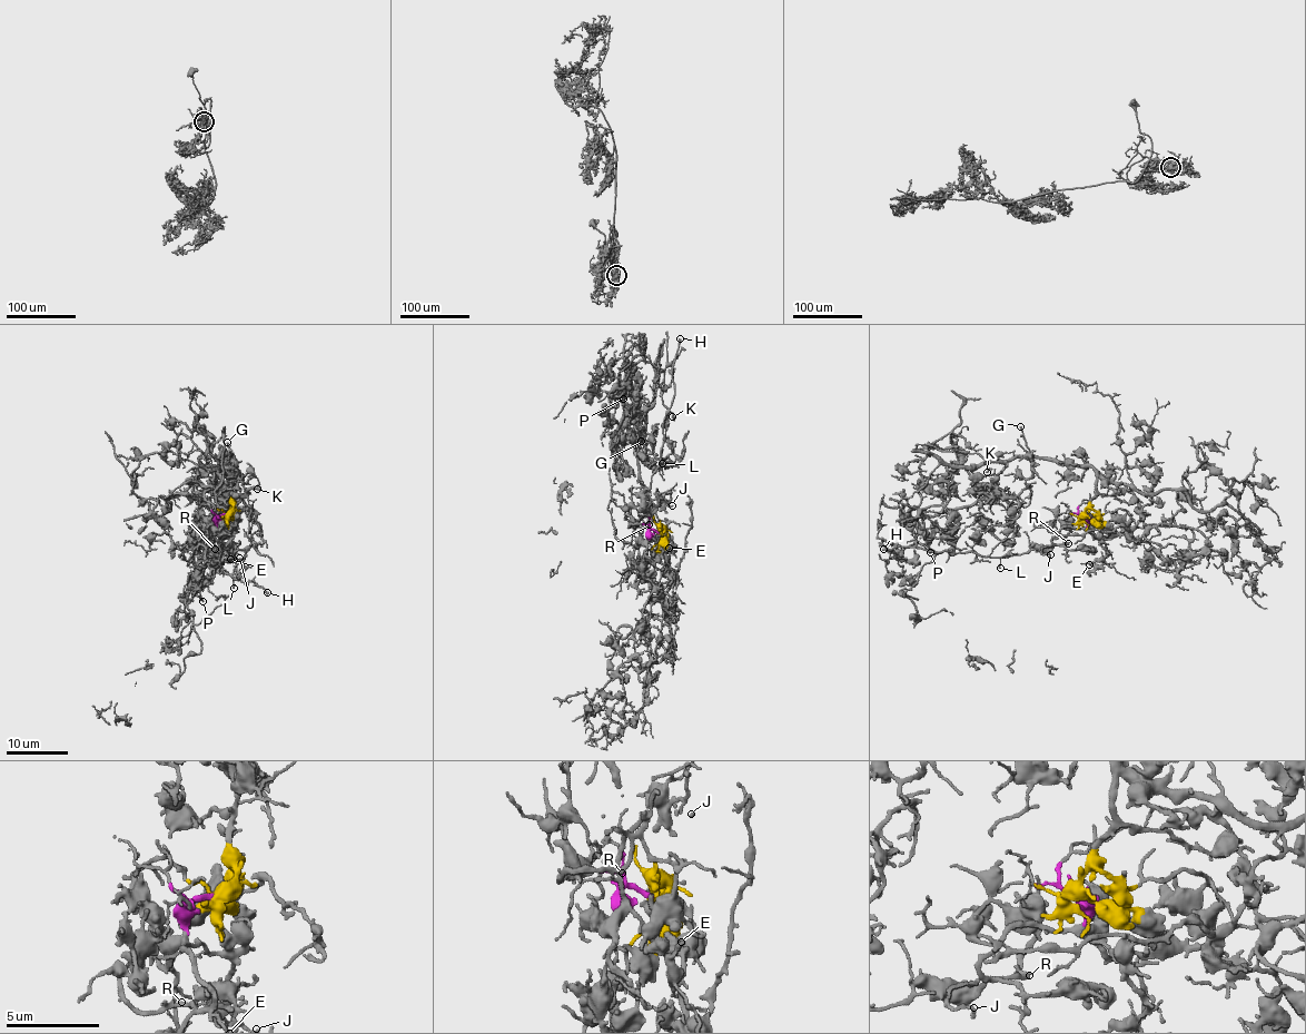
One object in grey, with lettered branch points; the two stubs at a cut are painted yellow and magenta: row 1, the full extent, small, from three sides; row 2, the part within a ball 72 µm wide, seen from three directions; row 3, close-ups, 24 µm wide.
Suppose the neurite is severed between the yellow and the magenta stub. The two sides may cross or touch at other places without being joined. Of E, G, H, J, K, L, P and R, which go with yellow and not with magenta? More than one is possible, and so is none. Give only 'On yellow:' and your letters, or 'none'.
On yellow: G, K, P

